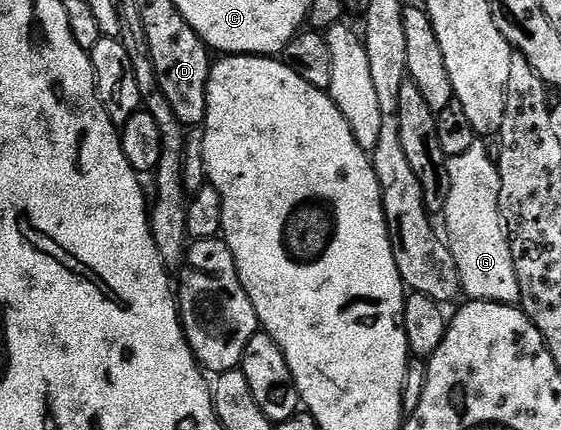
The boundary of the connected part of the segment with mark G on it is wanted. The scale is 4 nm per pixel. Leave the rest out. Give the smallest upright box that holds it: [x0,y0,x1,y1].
[444,139,520,306]

